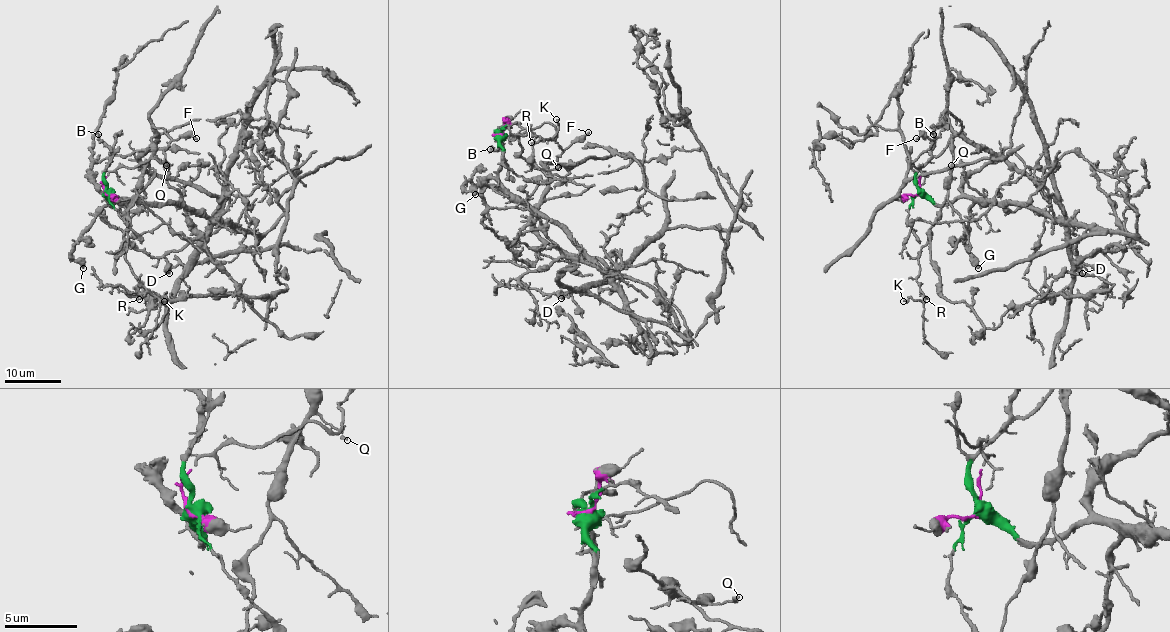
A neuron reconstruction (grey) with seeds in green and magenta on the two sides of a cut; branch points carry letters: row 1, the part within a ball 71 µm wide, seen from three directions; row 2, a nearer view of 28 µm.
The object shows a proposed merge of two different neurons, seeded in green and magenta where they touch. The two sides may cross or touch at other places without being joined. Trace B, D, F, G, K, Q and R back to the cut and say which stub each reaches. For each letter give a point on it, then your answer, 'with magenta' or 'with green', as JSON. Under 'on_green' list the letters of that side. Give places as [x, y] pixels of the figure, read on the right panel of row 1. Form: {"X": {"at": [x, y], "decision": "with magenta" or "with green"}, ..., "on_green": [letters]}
{"B": {"at": [933, 134], "decision": "with green"}, "D": {"at": [1082, 273], "decision": "with green"}, "F": {"at": [916, 138], "decision": "with magenta"}, "G": {"at": [978, 268], "decision": "with green"}, "K": {"at": [903, 301], "decision": "with magenta"}, "Q": {"at": [951, 165], "decision": "with magenta"}, "R": {"at": [926, 299], "decision": "with magenta"}, "on_green": ["B", "D", "G"]}

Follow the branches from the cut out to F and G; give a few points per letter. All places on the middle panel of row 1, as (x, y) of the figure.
F: (498, 134), (494, 136), (503, 139), (550, 123), (555, 126), (556, 143), (563, 150), (588, 132)
G: (498, 134), (501, 153), (498, 184), (501, 189), (468, 181), (463, 188), (475, 193)

